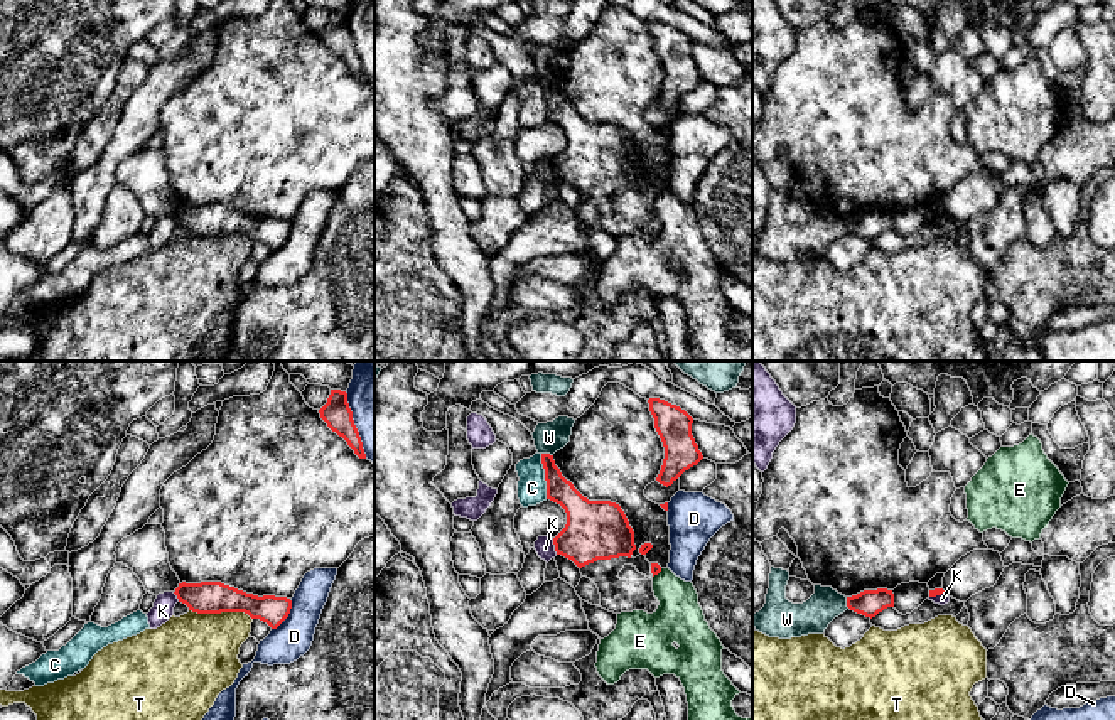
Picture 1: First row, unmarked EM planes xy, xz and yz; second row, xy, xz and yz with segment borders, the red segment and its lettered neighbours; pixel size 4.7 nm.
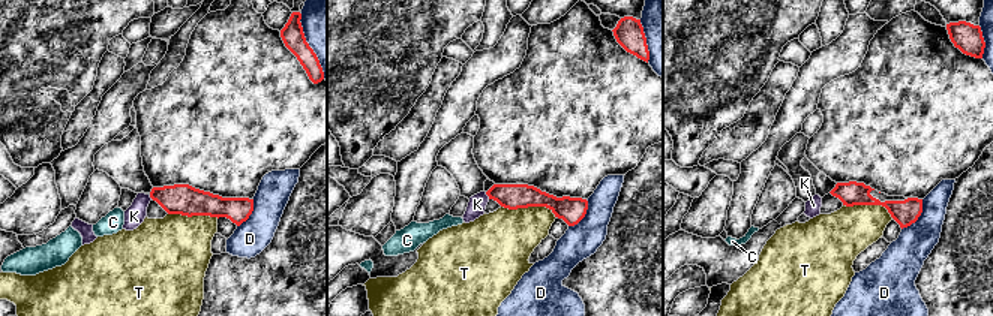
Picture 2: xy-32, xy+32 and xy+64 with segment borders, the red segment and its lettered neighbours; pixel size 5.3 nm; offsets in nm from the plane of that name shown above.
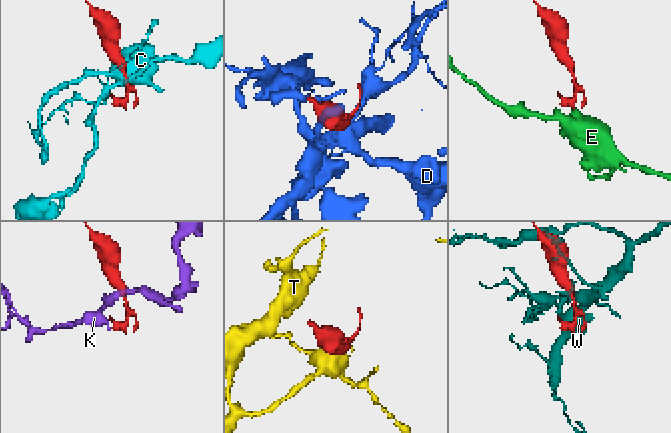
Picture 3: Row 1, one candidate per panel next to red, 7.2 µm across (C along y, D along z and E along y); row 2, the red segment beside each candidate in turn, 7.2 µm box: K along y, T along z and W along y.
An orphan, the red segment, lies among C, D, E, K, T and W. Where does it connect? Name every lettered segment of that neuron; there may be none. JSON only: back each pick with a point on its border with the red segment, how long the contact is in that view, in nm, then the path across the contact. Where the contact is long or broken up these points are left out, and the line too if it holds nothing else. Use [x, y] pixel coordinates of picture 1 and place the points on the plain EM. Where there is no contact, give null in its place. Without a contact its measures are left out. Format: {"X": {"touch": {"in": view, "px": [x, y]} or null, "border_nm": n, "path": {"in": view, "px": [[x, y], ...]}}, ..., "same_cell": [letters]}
{"same_cell": []}

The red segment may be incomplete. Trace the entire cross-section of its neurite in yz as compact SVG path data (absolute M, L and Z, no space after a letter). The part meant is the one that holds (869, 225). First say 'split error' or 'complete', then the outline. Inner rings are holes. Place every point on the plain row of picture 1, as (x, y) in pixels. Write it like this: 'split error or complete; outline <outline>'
complete; outline M887 211L864 212L857 218L847 219L847 229L872 241L884 231L894 229L894 216Z

